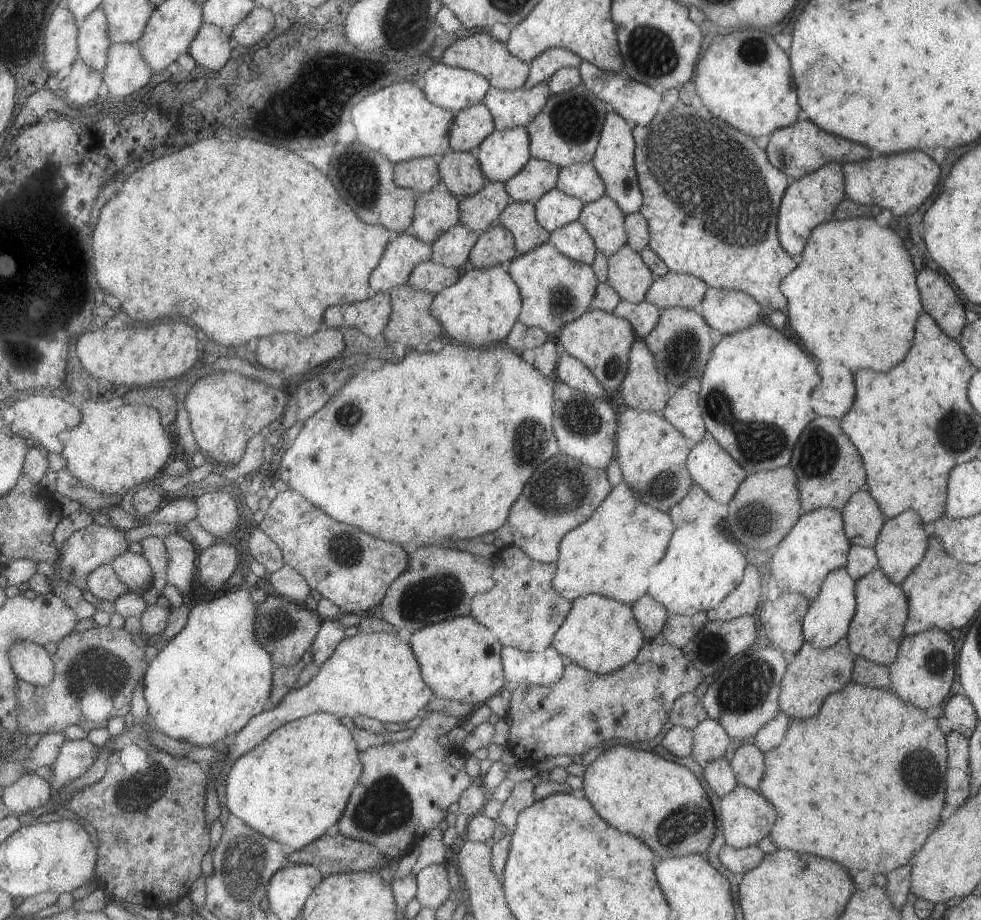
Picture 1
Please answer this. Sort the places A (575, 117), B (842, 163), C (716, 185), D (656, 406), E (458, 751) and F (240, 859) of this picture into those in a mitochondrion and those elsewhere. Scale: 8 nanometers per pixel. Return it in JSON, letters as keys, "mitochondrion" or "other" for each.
{"A":"mitochondrion","B":"other","C":"mitochondrion","D":"other","E":"other","F":"mitochondrion"}

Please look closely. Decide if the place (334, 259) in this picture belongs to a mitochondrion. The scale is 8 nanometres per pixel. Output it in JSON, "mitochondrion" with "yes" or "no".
{"mitochondrion":"no"}

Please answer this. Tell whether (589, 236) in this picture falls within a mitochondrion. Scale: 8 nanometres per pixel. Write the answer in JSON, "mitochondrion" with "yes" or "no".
{"mitochondrion":"no"}

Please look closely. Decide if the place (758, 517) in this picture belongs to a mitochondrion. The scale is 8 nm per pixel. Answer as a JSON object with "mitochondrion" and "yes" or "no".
{"mitochondrion":"yes"}

